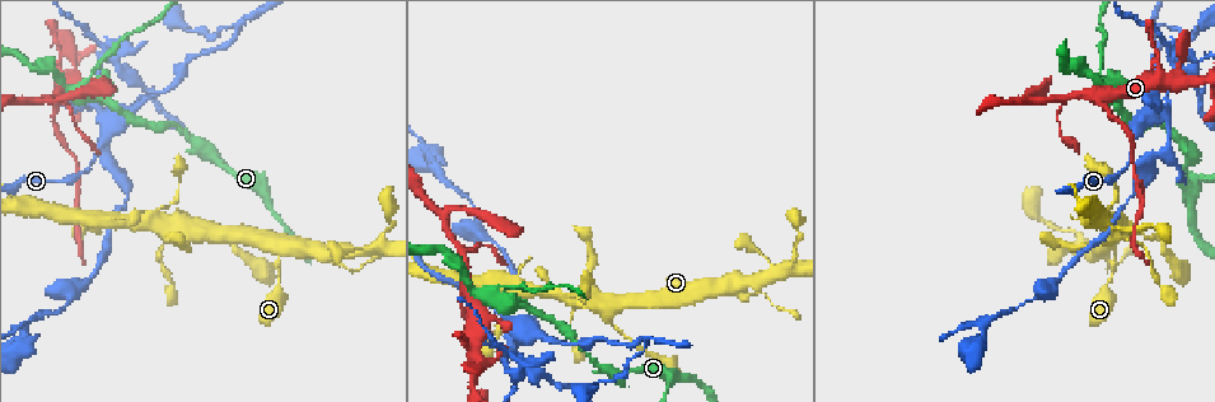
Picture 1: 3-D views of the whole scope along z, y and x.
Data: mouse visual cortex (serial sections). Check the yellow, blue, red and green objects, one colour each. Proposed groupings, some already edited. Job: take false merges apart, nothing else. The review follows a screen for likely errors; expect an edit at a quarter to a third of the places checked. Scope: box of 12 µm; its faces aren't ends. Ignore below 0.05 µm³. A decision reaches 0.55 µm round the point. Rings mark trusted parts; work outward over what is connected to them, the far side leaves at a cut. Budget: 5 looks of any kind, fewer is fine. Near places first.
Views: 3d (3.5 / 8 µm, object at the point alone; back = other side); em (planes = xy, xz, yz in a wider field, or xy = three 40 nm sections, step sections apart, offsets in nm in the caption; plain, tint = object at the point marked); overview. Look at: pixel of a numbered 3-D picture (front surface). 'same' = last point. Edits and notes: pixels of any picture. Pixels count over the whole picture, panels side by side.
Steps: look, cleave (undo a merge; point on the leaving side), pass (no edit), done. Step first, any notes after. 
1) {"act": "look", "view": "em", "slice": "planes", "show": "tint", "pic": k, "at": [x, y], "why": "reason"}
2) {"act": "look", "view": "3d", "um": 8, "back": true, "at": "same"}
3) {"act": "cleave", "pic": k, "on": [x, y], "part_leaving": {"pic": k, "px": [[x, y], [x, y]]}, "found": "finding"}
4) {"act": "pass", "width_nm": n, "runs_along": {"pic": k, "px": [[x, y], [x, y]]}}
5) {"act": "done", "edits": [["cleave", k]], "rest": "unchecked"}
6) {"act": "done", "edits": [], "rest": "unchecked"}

{"act": "look", "view": "3d", "um": 3.5, "pic": 1, "at": [680, 296], "why": "small branch off a trunk"}

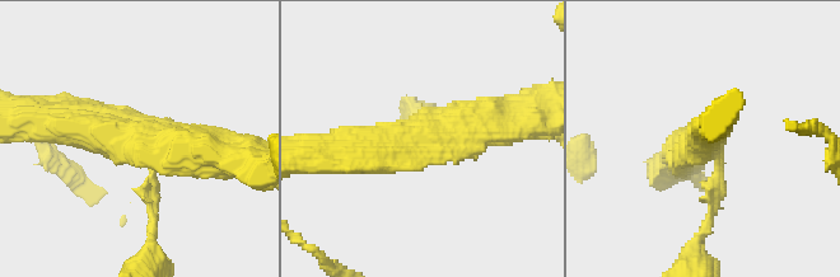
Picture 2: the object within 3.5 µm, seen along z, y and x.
{"act": "look", "view": "em", "slice": "xy", "step": 5, "show": "tint", "pic": 2, "at": [135, 140], "arms": 3, "arm_widths_nm": [150, 450, 450]}

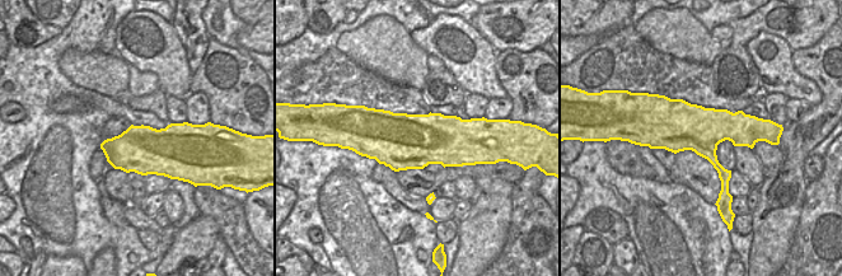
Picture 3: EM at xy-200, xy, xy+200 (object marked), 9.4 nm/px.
{"act": "pass", "width_nm": 550, "runs_along": {"pic": 2, "px": [[153, 215], [153, 164], [129, 136], [51, 125]]}, "found": "all the same cell"}

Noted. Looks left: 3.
{"act": "look", "view": "3d", "um": 3.5, "pic": 1, "at": [513, 349], "why": "four-way junction"}

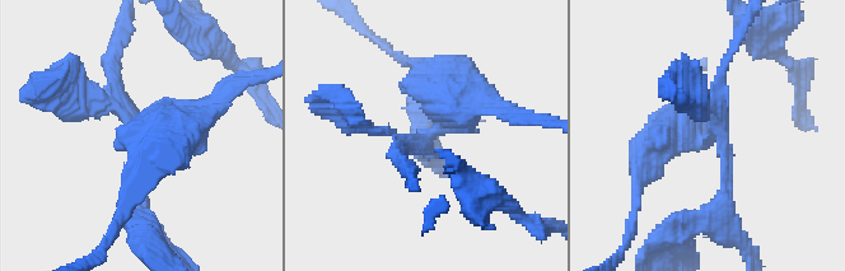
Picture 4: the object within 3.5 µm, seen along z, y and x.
{"act": "look", "view": "em", "slice": "xy", "step": 5, "show": "tint", "pic": 4, "at": [716, 137], "arms": 4, "arm_widths_nm": [150, 200, 200, 500]}

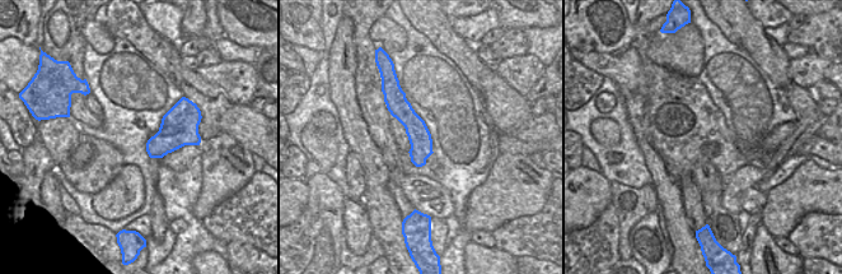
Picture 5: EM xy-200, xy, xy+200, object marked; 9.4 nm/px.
{"act": "cleave", "pic": 4, "on": [724, 178], "part_leaving": {"pic": 4, "px": [[714, 136], [728, 163], [724, 202], [678, 230]]}, "found": "a second cell is stuck on"}

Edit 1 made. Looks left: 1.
{"act": "done", "edits": [["cleave", 4]], "rest": "unchecked"}

